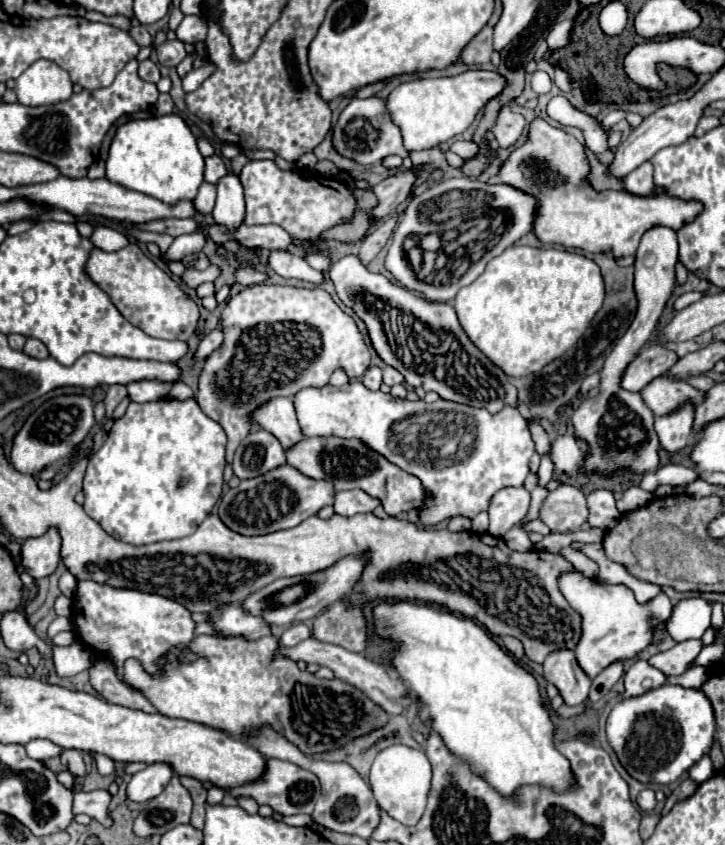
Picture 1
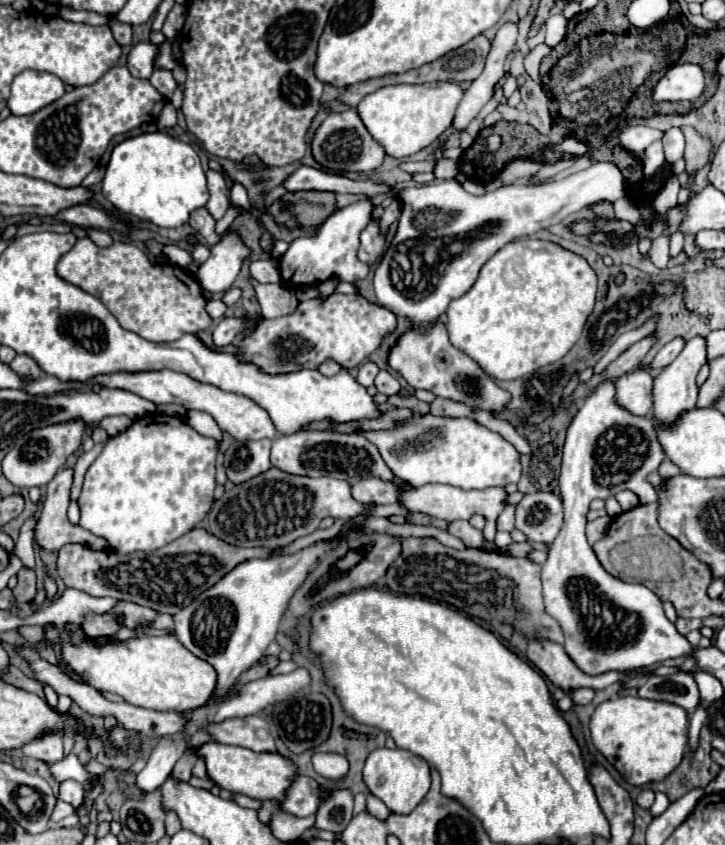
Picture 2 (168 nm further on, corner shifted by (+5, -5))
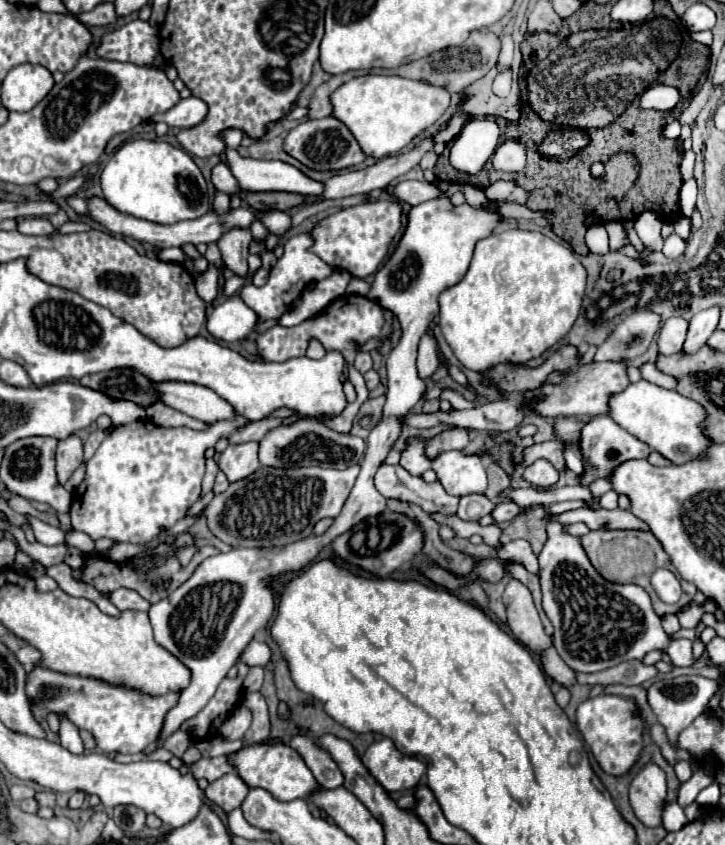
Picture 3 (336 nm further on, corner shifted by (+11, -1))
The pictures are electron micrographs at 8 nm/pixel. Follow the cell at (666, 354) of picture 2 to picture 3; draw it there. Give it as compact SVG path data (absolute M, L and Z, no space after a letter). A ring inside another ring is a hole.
M671 317L663 323L661 335L657 337L659 355L675 355L681 351L681 345L685 341L687 333L687 321L681 317Z

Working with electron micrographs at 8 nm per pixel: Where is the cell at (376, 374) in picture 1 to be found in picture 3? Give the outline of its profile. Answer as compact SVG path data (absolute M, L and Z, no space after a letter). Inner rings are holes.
M361 351L361 353L357 353L357 359L355 359L355 369L359 371L359 373L367 373L371 367L373 367L373 361L371 361L371 355L369 353L365 353L365 351Z

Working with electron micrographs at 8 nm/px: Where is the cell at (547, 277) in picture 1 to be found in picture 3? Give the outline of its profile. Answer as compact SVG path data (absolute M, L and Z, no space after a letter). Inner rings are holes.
M503 231L481 239L463 281L439 297L439 325L463 367L485 373L499 363L527 363L557 345L573 327L587 271L573 251L537 231Z

